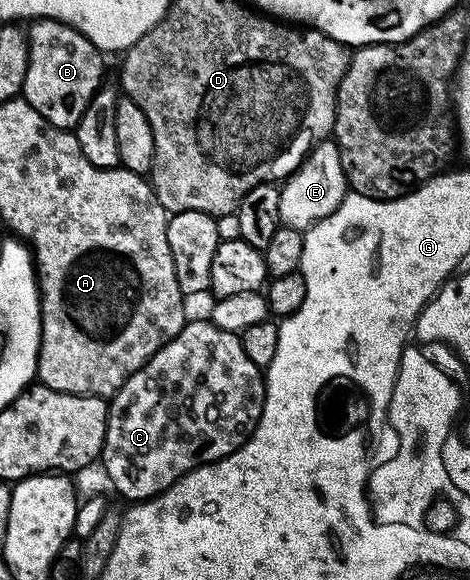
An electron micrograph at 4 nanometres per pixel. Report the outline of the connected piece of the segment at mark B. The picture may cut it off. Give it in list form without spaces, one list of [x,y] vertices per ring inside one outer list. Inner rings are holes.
[[[43,17],[28,26],[29,66],[23,96],[47,123],[60,129],[76,130],[87,103],[101,88],[105,77],[105,61],[102,50],[91,43],[77,29],[67,23]],[[102,57],[102,58],[101,58]],[[105,77],[105,78],[104,78]]]

